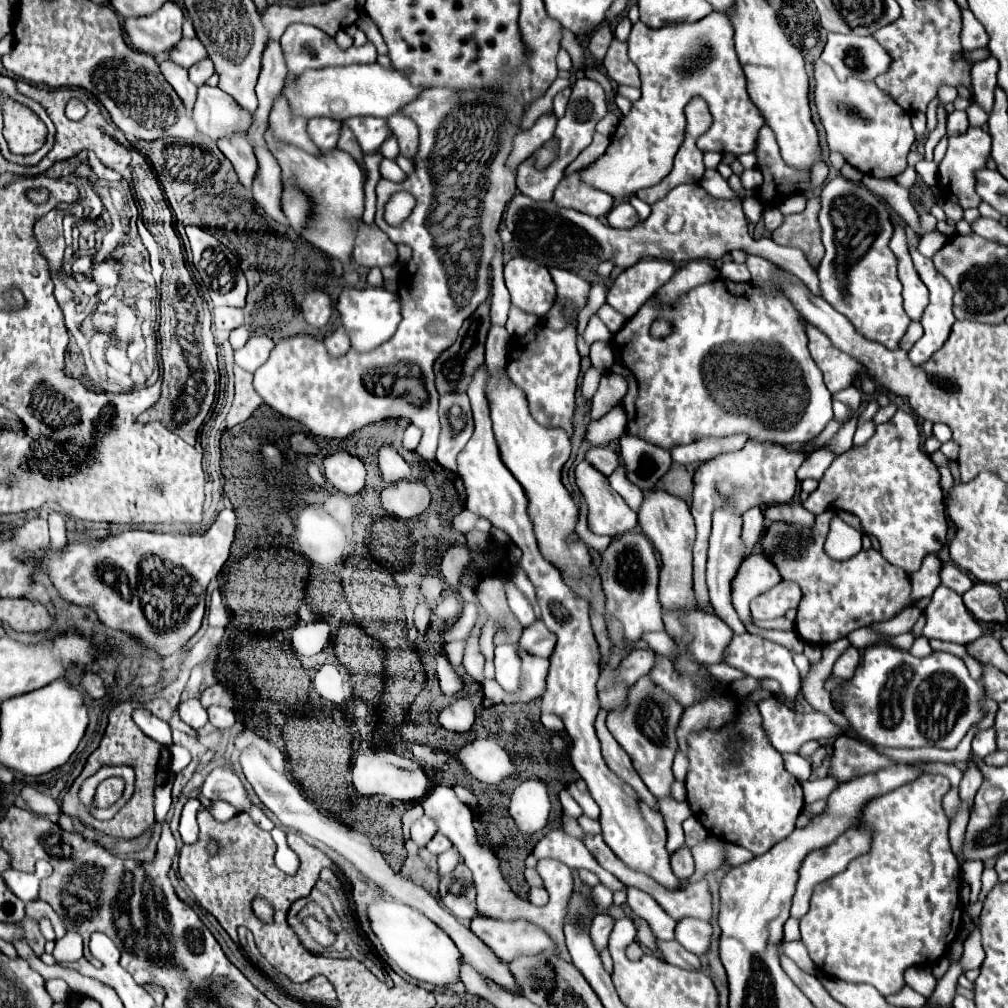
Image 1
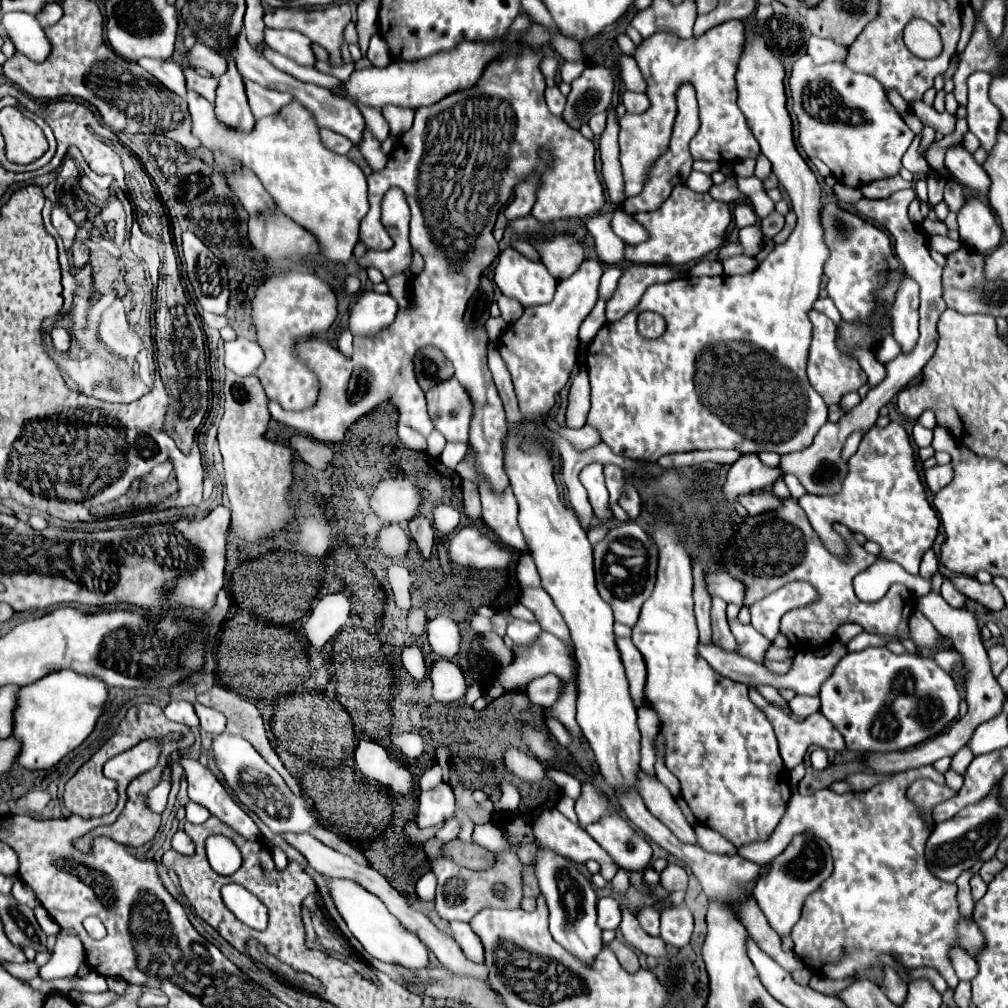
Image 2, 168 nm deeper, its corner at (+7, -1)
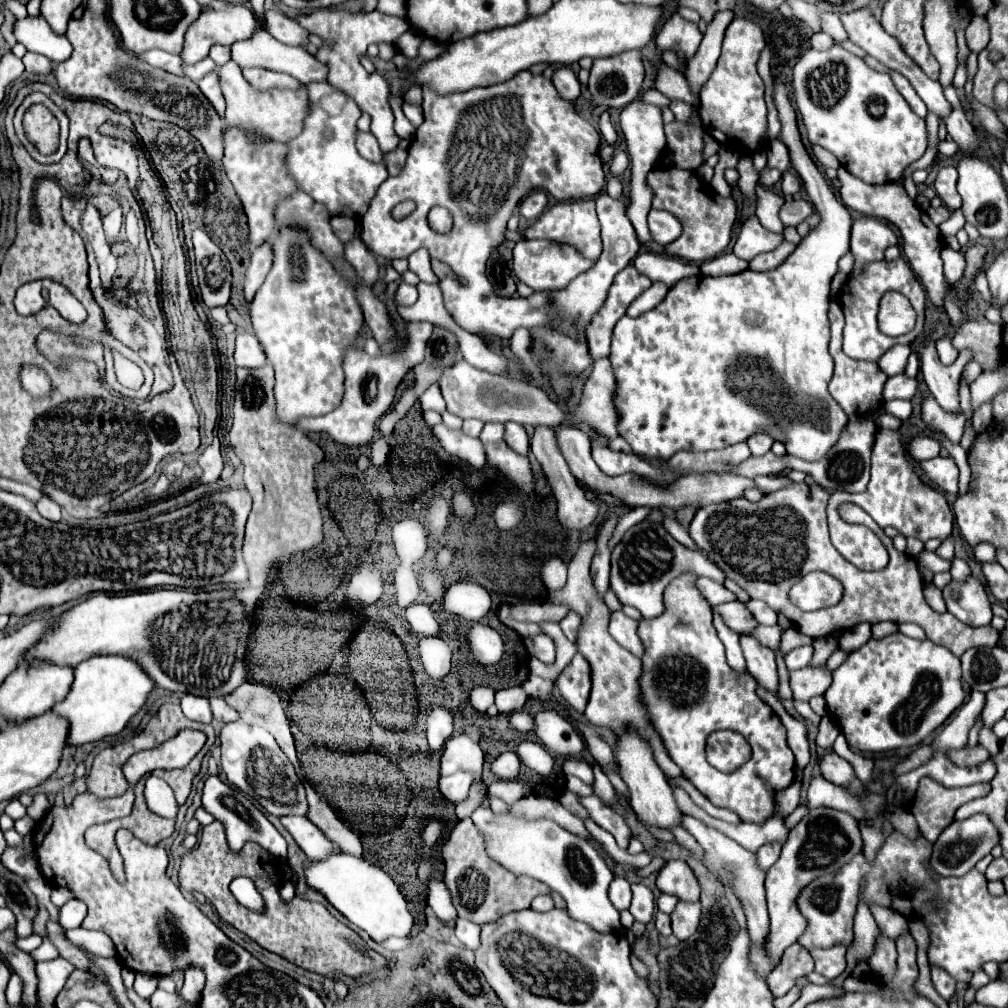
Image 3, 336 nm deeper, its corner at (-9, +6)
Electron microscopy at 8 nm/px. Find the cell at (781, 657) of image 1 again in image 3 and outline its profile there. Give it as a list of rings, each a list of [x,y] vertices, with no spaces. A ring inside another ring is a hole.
[[[738,600],[728,602],[728,604],[714,606],[712,612],[720,614],[722,620],[724,620],[724,624],[726,624],[728,628],[732,628],[734,632],[738,632],[738,634],[746,634],[746,632],[750,632],[752,628],[756,628],[756,624],[758,624],[758,622],[752,618],[752,614],[746,610],[746,606],[744,606],[742,602],[738,602]]]

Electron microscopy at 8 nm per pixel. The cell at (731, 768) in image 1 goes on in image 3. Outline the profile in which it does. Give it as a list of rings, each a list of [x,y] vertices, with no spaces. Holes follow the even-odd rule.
[[[690,572],[676,578],[670,588],[664,592],[666,610],[662,616],[638,622],[638,638],[644,646],[642,654],[642,674],[640,674],[640,700],[644,700],[644,708],[648,708],[648,718],[652,718],[652,726],[660,736],[664,750],[672,758],[672,762],[682,770],[682,776],[688,778],[714,806],[734,810],[742,822],[762,824],[766,818],[774,814],[772,794],[784,790],[794,780],[794,756],[786,742],[786,730],[780,724],[778,716],[756,696],[756,682],[746,674],[736,674],[728,668],[724,646],[716,636],[712,626],[712,610],[710,604],[700,596],[694,586],[696,576]],[[714,730],[734,730],[740,732],[746,742],[752,746],[752,760],[746,762],[732,774],[718,772],[706,760],[706,736]]]

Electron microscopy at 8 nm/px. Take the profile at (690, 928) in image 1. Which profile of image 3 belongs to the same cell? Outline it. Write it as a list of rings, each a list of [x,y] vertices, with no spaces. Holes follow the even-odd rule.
[[[678,902],[674,912],[670,914],[672,918],[672,932],[678,940],[690,938],[698,924],[700,924],[700,904],[698,902]]]

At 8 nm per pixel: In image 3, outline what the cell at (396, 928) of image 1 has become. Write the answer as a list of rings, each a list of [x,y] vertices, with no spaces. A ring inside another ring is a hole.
[[[340,852],[330,854],[326,860],[312,860],[304,872],[308,888],[322,894],[342,916],[368,932],[374,942],[382,942],[390,936],[406,938],[410,934],[414,924],[412,914],[408,912],[406,900],[400,894],[398,886],[382,868],[370,864],[364,858]]]

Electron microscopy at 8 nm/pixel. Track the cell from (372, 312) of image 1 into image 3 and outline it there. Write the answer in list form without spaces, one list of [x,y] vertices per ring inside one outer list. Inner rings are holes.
[[[400,282],[400,288],[398,288],[398,292],[396,292],[396,302],[398,302],[398,306],[410,306],[410,304],[414,304],[418,300],[418,290],[416,290],[416,286],[410,286],[410,284],[406,284],[406,282]]]

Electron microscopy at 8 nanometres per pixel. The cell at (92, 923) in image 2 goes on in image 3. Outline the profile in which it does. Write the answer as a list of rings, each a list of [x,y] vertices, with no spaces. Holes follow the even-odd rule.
[[[82,927],[66,931],[67,938],[77,946],[85,946],[88,952],[102,957],[113,957],[115,946],[110,937],[102,931],[86,930]]]

